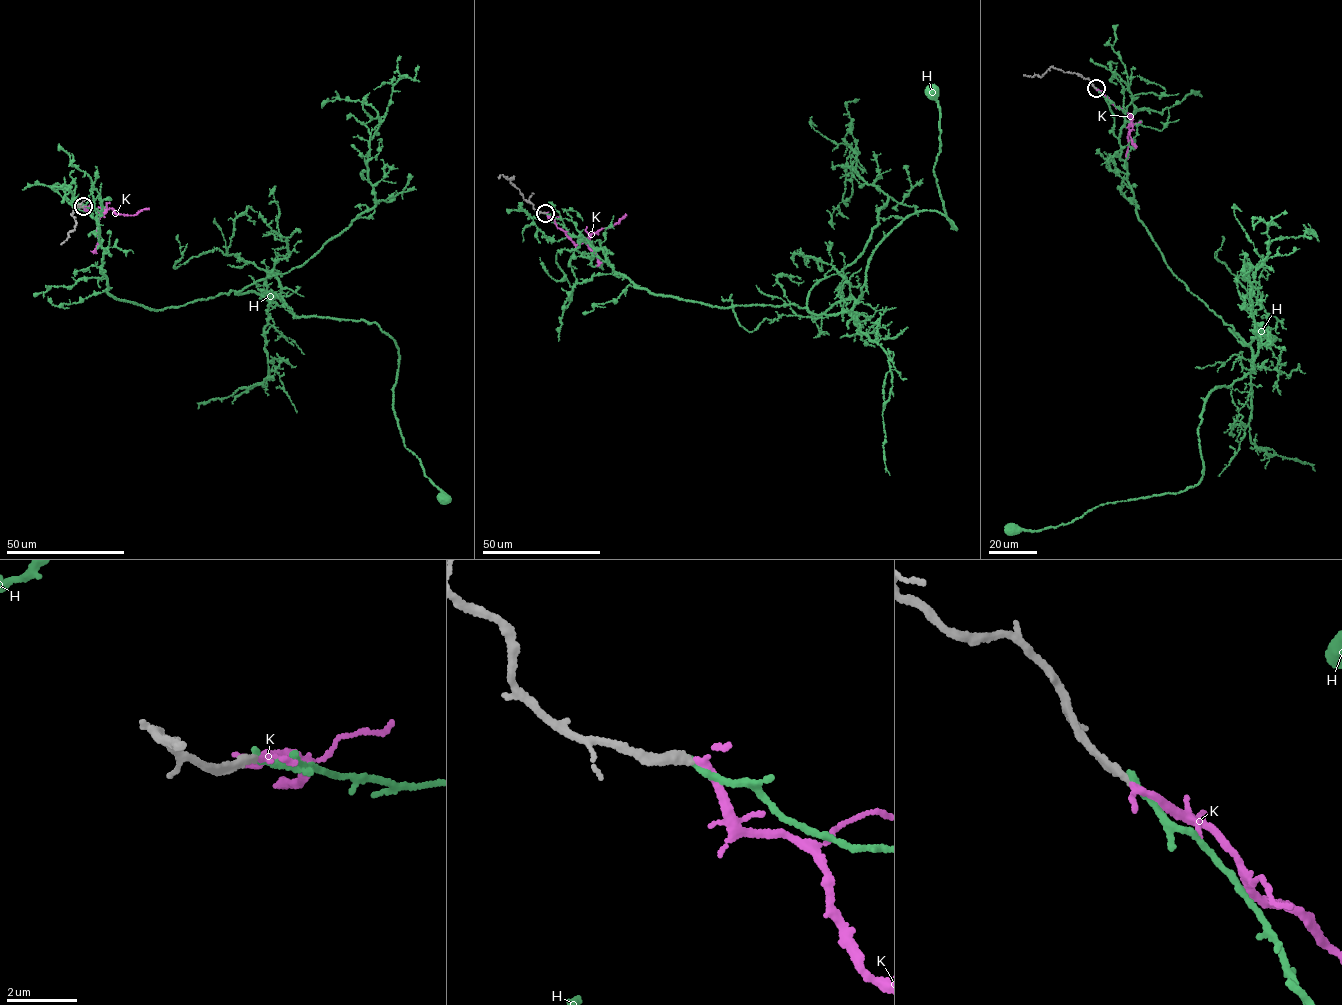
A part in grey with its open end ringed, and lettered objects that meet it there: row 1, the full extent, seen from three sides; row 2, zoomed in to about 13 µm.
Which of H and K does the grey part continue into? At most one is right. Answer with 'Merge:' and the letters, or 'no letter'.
Merge: K

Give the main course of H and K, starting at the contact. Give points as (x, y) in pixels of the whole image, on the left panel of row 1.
H: (83, 206), (118, 299), (252, 291), (374, 322), (398, 349), (405, 447), (445, 499)
K: (83, 206), (87, 211), (95, 209), (101, 213), (111, 208), (117, 214), (128, 215), (149, 208)

